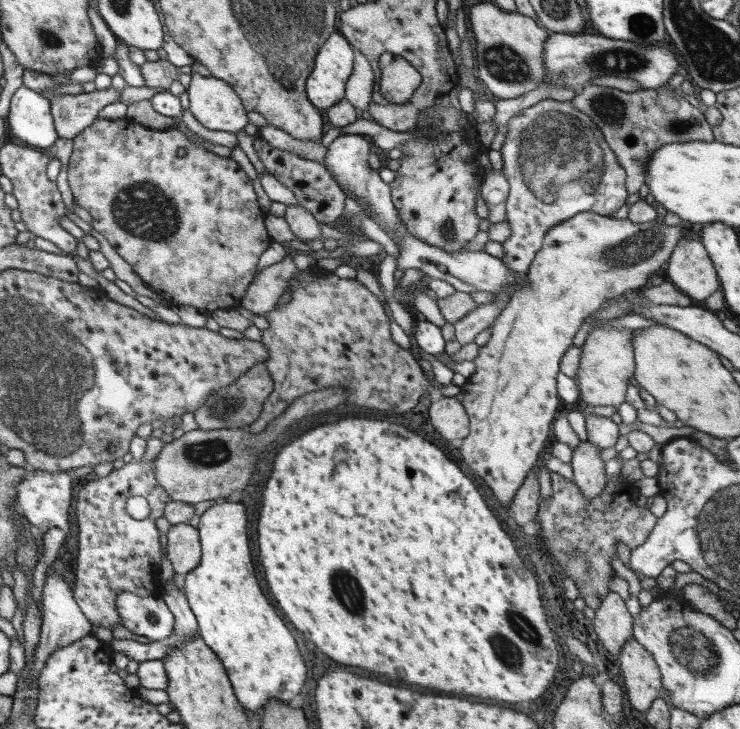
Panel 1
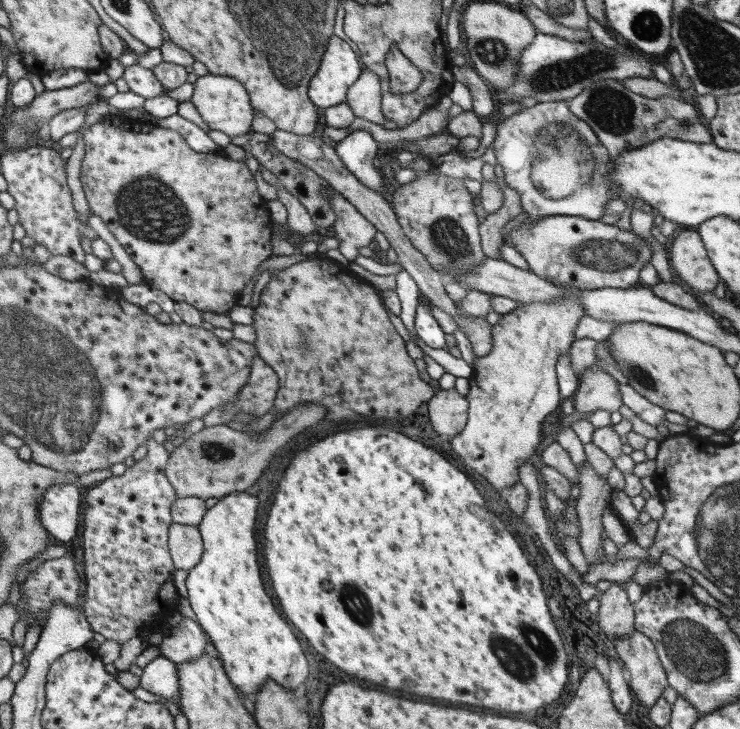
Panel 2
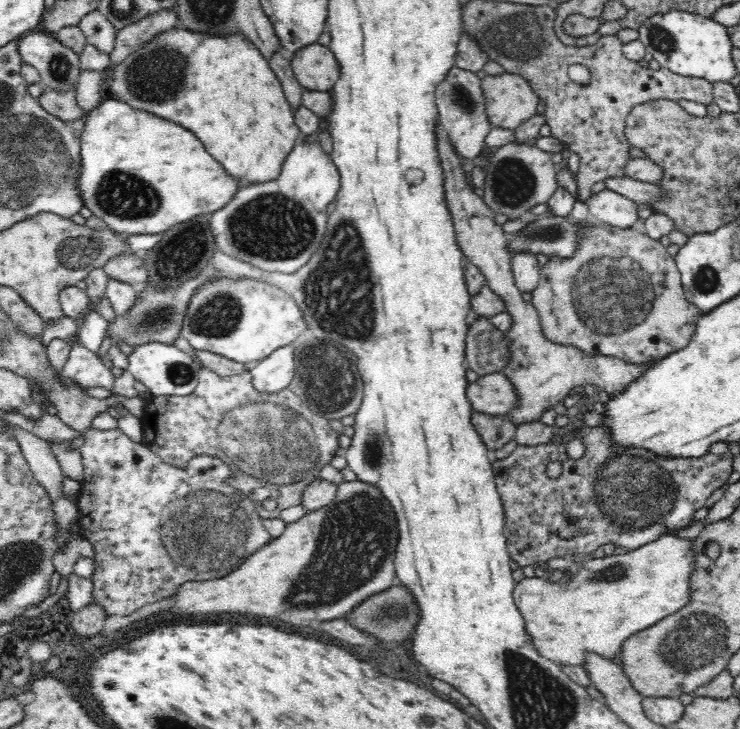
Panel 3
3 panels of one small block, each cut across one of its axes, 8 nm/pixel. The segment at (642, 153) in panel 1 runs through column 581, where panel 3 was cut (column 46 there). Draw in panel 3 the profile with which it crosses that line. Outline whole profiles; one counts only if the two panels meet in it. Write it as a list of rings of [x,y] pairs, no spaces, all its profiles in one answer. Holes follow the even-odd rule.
[[[78,82],[66,93],[60,93],[56,90],[48,90],[44,88],[44,92],[37,98],[40,106],[50,113],[52,117],[56,117],[62,121],[87,118],[87,114],[77,103]]]

